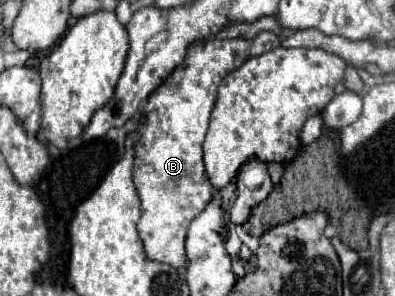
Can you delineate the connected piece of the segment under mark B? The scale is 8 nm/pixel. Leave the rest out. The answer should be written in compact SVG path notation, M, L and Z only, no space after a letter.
M260 31L252 39L206 39L192 43L180 67L146 103L146 125L140 139L134 143L134 185L142 203L138 233L144 243L146 257L172 267L188 263L184 239L190 221L214 197L204 161L202 143L208 131L208 119L216 101L216 91L224 75L240 67L246 59L262 55L280 45L280 39L270 31Z

